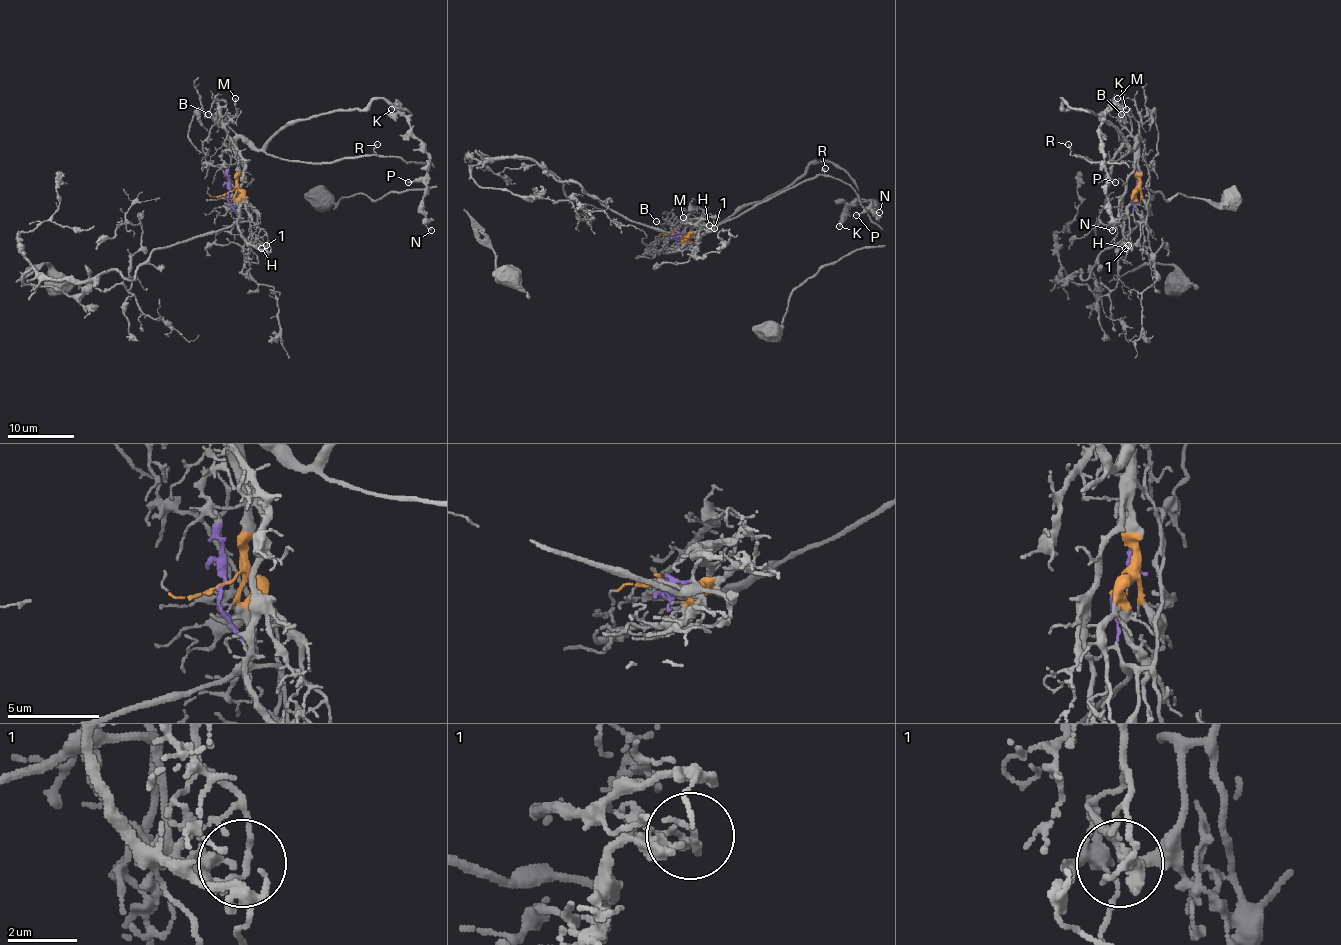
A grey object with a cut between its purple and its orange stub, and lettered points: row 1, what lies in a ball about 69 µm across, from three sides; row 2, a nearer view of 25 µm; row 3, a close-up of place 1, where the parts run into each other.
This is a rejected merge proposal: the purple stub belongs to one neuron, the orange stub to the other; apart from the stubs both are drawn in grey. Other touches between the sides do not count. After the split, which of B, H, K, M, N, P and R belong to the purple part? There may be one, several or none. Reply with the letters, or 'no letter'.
no letter

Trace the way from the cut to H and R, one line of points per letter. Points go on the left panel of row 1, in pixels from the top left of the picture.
H: (230, 192), (236, 187), (256, 214), (256, 224), (268, 239), (268, 244), (261, 249)
R: (230, 192), (236, 184), (238, 139), (250, 141), (271, 156), (303, 162), (333, 162), (371, 156), (377, 144)

